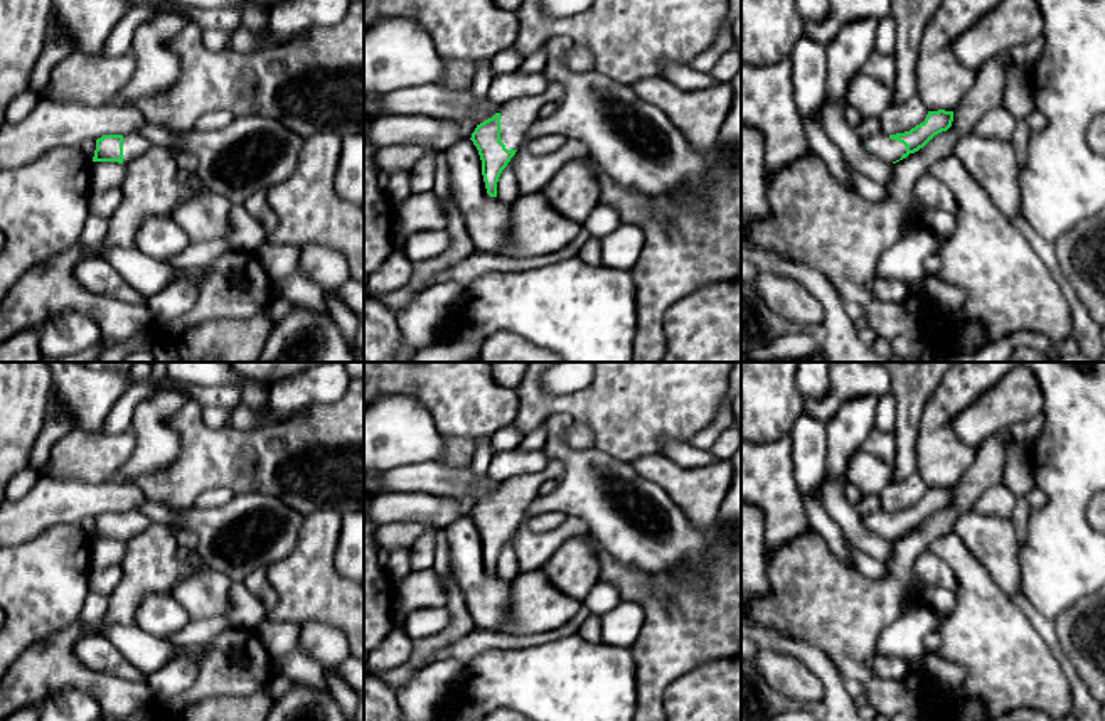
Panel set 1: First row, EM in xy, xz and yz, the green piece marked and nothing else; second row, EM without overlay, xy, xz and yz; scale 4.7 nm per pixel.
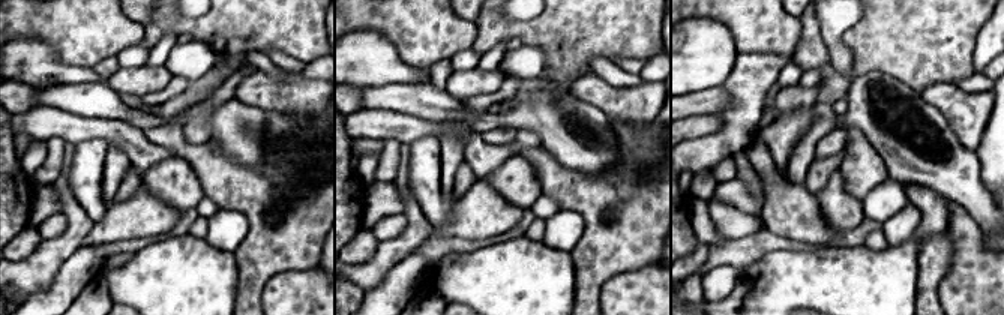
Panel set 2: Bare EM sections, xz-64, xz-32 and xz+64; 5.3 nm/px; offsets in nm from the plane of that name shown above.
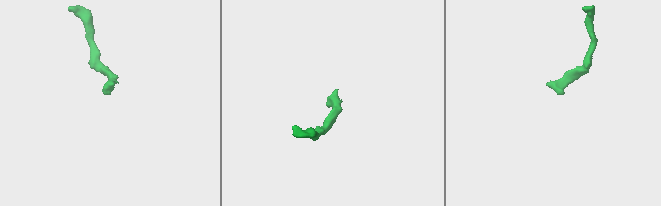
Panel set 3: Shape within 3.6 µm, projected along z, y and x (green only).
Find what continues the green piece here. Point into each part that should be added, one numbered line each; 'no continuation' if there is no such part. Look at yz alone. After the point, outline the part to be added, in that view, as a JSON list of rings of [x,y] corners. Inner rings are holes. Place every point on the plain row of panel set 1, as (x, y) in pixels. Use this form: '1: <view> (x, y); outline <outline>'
1: yz (881, 523); outline [[[884,510],[862,517],[862,521],[871,531],[891,542],[906,531],[906,524],[903,521],[891,517],[889,512]]]

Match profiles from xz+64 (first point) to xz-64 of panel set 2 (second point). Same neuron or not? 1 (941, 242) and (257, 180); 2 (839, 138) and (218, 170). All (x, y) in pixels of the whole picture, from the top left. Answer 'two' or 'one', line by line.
1: one
2: one

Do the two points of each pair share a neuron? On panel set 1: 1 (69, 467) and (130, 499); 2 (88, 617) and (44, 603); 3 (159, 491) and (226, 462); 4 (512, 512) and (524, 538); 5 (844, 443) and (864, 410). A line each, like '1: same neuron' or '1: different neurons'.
1: different neurons
2: different neurons
3: same neuron
4: different neurons
5: same neuron

